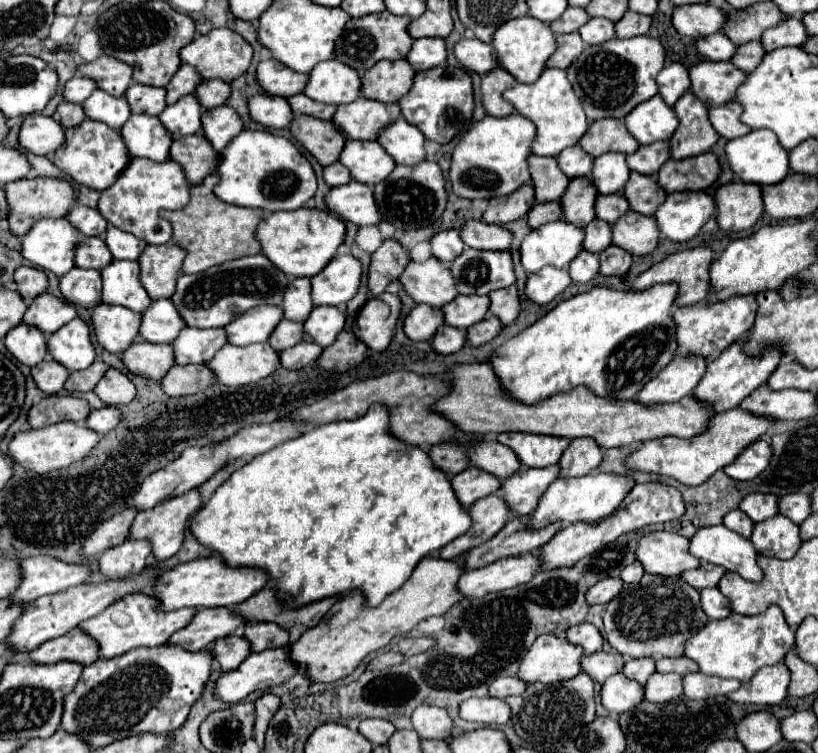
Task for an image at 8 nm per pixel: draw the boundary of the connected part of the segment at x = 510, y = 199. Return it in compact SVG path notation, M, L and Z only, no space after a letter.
M522 186L516 192L508 196L496 196L488 202L488 208L482 216L486 224L498 224L504 226L512 220L518 220L528 214L528 210L534 204L534 190L532 186Z

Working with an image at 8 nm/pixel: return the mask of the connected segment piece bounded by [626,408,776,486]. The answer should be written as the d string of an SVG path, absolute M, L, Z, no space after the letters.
M732 408L732 412L716 414L712 418L710 428L704 434L698 434L698 436L692 436L692 438L666 436L666 438L644 442L644 446L634 450L626 458L626 464L634 470L658 472L658 474L664 474L664 476L672 476L682 484L698 486L698 484L706 482L716 470L732 464L730 460L736 460L736 456L744 448L748 448L748 444L754 444L756 438L762 438L774 426L776 426L776 420L772 420L770 416L756 416L748 410Z

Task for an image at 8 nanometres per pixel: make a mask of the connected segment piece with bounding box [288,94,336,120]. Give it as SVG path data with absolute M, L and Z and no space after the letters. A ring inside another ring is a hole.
M304 94L290 96L288 104L290 104L290 108L292 108L294 114L308 114L308 116L316 116L316 118L322 118L322 120L330 120L332 114L334 114L334 110L336 110L334 106L326 106L326 104L314 102L314 100L306 98Z

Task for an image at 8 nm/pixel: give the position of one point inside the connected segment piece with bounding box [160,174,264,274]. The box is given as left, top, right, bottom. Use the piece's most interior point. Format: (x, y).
(212, 232)

